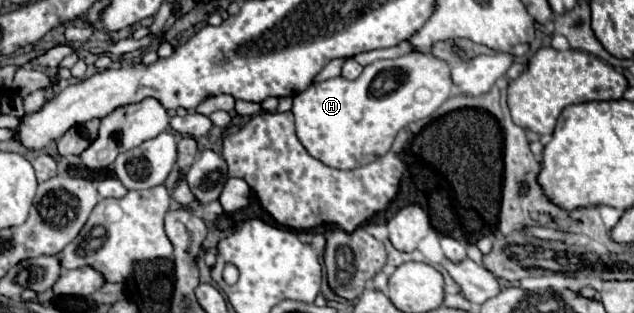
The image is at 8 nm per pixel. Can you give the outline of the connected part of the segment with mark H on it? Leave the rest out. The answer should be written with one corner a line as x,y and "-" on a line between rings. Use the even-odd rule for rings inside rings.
409,53
397,59
371,63
353,81
335,77
313,83
307,91
293,97
291,111
295,115
299,141
315,159
335,169
355,169
383,157
401,129
408,129
416,135
430,121
432,123
452,112
439,111
439,107
457,95
462,94
453,85
449,63
429,53
-
383,69
397,69
401,81
395,91
377,97
371,93
371,81

